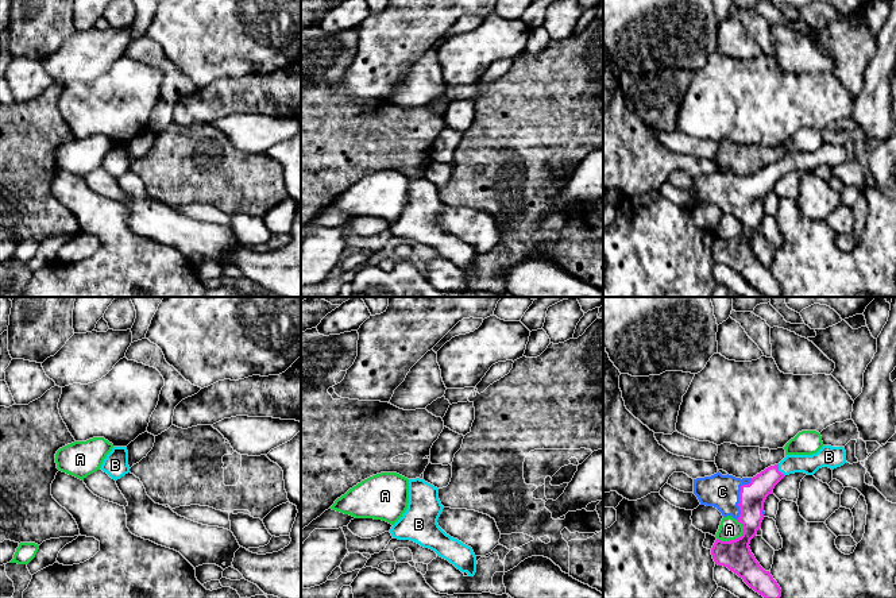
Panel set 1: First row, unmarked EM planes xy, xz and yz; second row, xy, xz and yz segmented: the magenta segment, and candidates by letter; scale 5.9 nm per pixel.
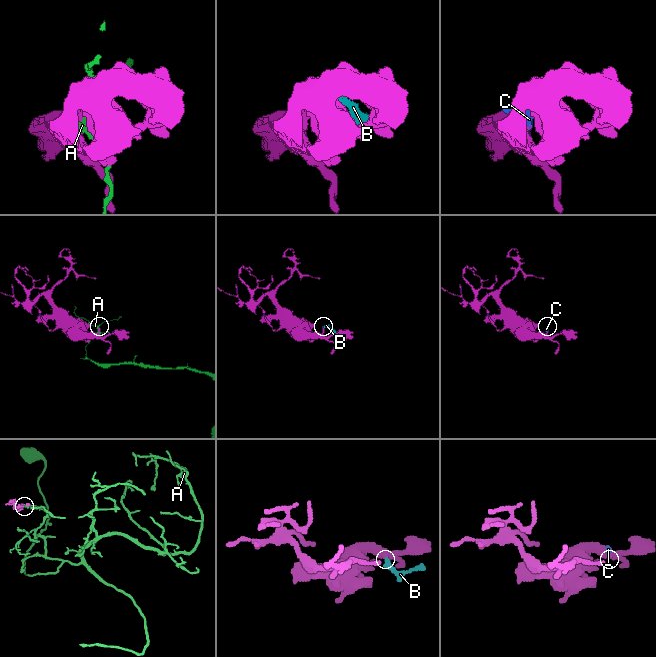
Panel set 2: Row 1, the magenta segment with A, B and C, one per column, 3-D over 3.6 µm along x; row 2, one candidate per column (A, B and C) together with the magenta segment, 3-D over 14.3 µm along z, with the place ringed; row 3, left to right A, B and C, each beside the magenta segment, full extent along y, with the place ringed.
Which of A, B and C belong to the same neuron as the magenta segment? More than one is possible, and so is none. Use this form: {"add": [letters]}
{"add": ["B", "C"]}

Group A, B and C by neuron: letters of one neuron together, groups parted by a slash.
A / B C

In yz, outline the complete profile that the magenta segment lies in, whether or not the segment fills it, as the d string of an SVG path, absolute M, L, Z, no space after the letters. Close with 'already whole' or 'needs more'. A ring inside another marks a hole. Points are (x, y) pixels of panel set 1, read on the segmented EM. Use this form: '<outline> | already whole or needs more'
M823 445L812 455L785 455L785 458L775 466L771 466L753 478L735 478L733 475L722 475L719 471L711 477L694 479L694 494L700 505L717 508L723 517L731 516L744 526L741 537L730 541L715 540L711 555L718 566L727 567L737 574L744 582L764 598L780 598L781 589L769 571L765 571L756 560L750 551L750 540L757 535L764 520L764 502L769 494L773 494L775 486L789 474L804 472L814 475L819 468L829 467L831 470L843 466L846 462L846 451L843 447Z | needs more

